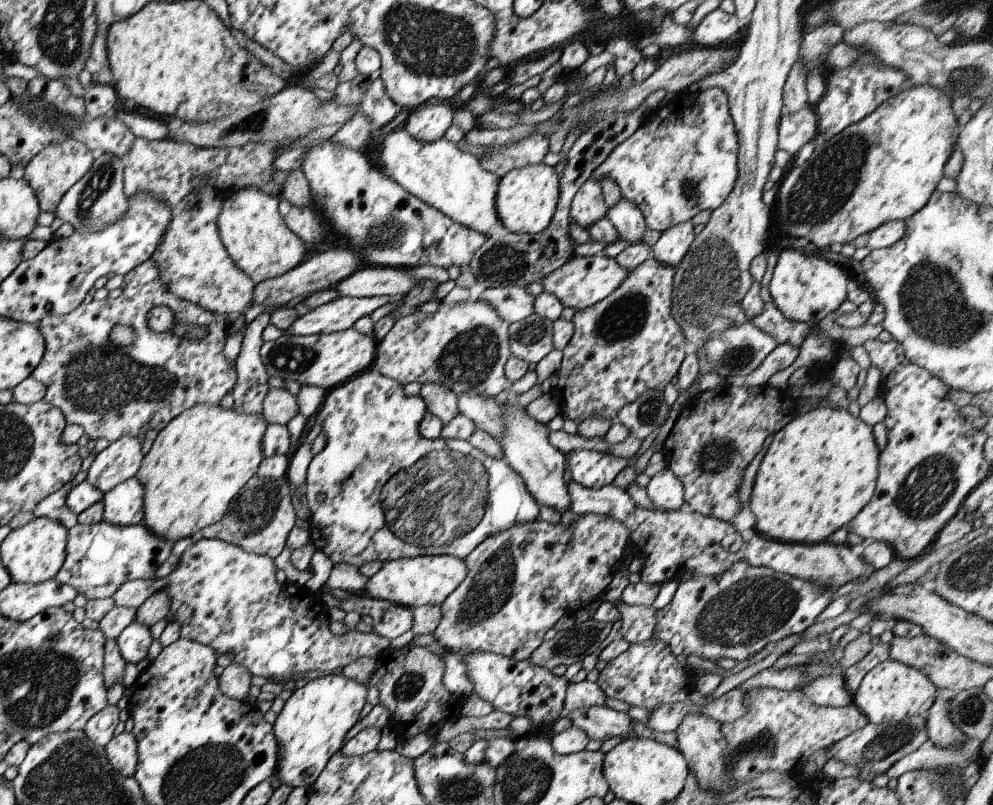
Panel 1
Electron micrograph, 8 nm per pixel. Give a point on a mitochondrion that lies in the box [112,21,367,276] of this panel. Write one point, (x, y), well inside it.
(250, 122)

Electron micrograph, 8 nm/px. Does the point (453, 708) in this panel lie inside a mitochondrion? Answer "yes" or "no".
no

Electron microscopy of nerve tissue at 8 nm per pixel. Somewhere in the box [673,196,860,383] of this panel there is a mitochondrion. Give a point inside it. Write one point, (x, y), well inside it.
(741, 355)

